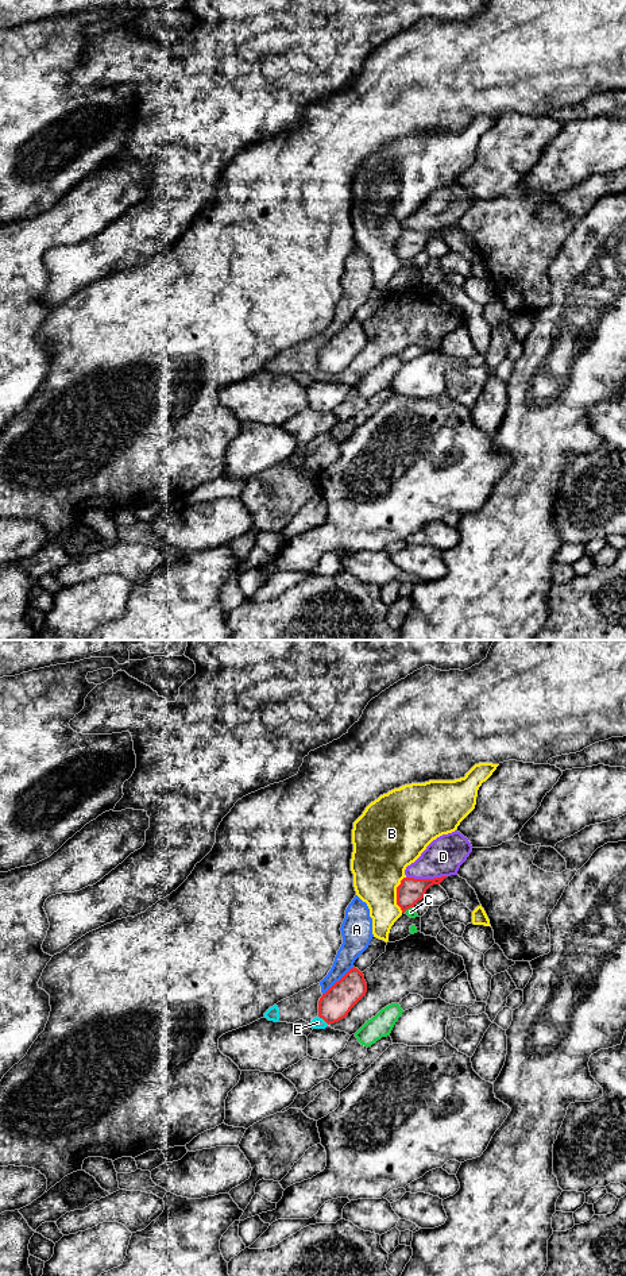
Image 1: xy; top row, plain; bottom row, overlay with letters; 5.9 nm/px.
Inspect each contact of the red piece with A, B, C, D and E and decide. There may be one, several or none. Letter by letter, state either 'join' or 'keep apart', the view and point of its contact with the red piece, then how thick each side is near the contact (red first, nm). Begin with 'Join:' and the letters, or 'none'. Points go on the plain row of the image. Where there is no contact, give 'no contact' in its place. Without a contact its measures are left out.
Join: none
A: keep apart; meets red in xy at (339, 332); 190 nm thick on the red side, 150 nm on the other
B: keep apart; meets red in xy at (397, 246); 150 nm thick on the red side, 320 nm on the other
C: keep apart; meets red in xy at (408, 259); 150 nm thick on the red side, 50 nm on the other
D: keep apart; meets red in xy at (427, 231); 150 nm thick on the red side, 220 nm on the other
E: keep apart; meets red in xy at (324, 371); 190 nm thick on the red side, 70 nm on the other

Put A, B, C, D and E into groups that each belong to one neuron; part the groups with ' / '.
A E / B / C / D

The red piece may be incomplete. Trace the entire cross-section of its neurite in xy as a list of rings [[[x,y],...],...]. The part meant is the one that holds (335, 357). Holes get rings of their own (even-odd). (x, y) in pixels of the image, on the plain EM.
[[[351,320],[318,352],[318,369],[328,377],[345,370],[351,361],[366,347],[367,335],[363,324]]]

